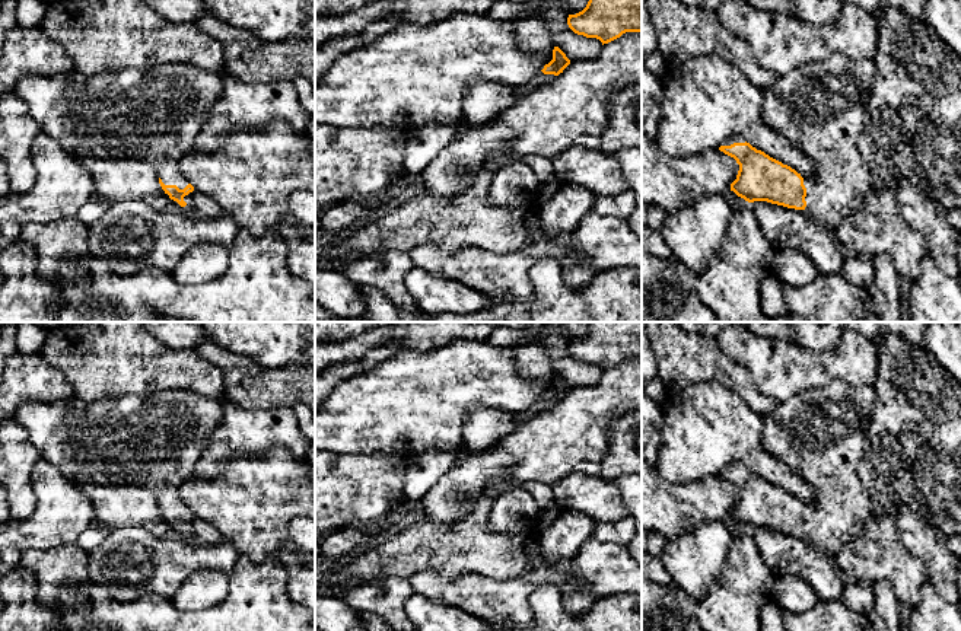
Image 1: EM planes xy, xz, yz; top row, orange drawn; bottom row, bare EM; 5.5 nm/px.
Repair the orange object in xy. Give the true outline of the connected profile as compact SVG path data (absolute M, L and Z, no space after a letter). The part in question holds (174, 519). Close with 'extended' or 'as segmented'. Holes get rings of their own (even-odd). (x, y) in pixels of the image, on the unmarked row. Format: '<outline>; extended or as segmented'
M165 391L141 398L125 395L118 399L85 402L73 396L55 404L23 402L17 421L42 458L79 485L134 485L147 488L171 525L171 535L195 538L194 513L179 494L184 481L194 475L213 430L222 421L222 399L190 391Z; extended

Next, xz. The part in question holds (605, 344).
M589 322L586 334L567 344L569 354L586 364L608 370L626 358L642 358L642 322Z; as segmented

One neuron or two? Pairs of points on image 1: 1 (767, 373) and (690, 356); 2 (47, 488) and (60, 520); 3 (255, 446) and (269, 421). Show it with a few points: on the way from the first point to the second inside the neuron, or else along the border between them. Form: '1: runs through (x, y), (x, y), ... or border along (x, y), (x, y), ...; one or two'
1: border along (719, 347), (750, 373), (754, 386), (766, 397); two
2: runs through (54, 496), (60, 502), (60, 513); one
3: runs through (255, 440), (255, 434), (263, 427); one

